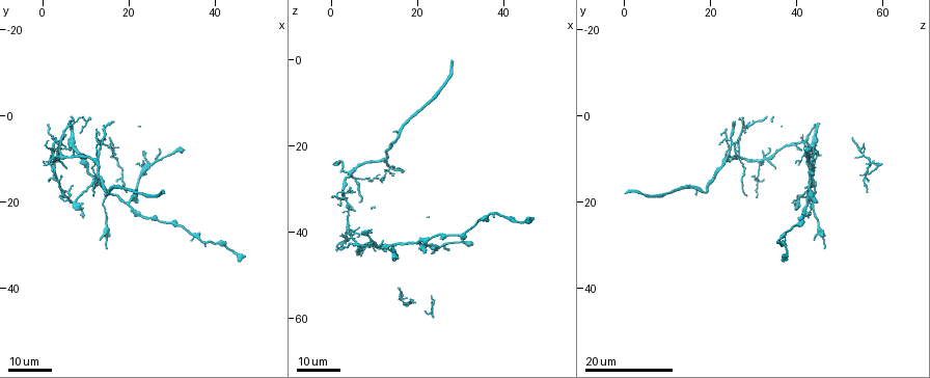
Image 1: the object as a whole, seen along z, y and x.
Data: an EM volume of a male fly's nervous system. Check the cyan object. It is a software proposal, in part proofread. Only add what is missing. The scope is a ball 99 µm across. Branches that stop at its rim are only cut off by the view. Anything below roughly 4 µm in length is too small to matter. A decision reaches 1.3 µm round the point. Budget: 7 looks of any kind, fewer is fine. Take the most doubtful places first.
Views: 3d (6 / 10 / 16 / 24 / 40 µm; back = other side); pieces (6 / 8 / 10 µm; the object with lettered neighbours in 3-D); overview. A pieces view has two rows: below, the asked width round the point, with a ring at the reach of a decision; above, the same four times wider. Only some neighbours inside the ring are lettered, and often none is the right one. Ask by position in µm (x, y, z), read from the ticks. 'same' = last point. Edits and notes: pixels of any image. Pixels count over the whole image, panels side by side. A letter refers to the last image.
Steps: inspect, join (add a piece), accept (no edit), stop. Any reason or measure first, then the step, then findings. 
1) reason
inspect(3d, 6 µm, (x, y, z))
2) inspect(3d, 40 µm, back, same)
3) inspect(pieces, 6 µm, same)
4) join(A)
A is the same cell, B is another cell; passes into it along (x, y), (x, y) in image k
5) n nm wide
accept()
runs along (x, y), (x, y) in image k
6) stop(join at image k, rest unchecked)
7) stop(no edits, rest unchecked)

free end
inspect(3d, 24 µm, (5.5, 12.0, 35.0))

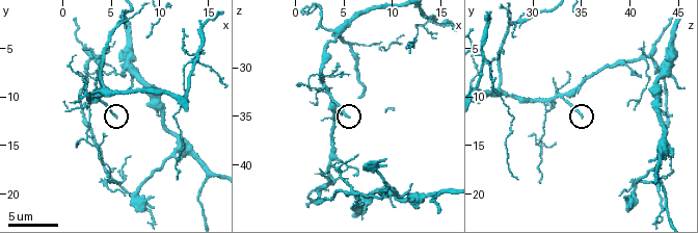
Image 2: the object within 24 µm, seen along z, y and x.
inspect(pieces, 6 µm, (5.4, 12.0, 35.2))

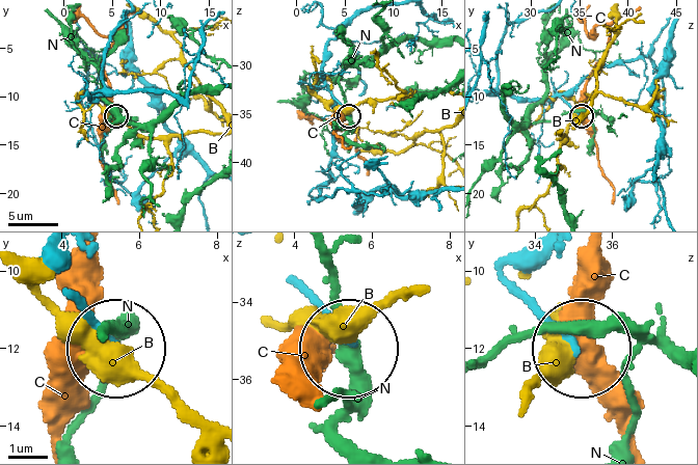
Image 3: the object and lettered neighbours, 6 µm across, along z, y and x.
160 nm wide
accept()
B, C and N are other cells; none of them fits

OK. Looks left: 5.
tapers out
inspect(3d, 16 µm, (9.5, 23.0, 43.0))

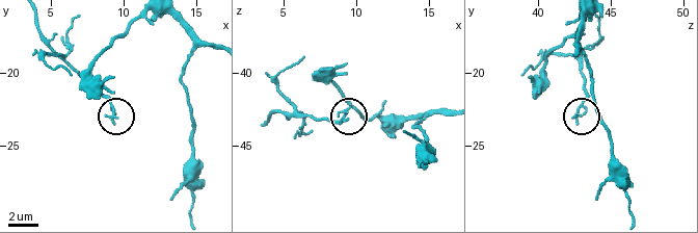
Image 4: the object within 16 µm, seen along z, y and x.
inspect(pieces, 10 µm, (9.4, 23.4, 42.8))

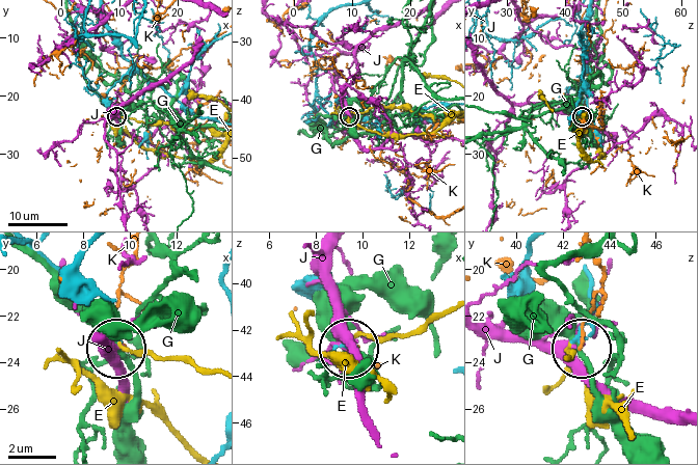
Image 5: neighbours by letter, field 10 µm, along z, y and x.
accept()
E, G, J and K are other cells; no lettered piece goes on from it

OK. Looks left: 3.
tapers out
inspect(pieces, 6 µm, (14.2, 5.2, 27.0))

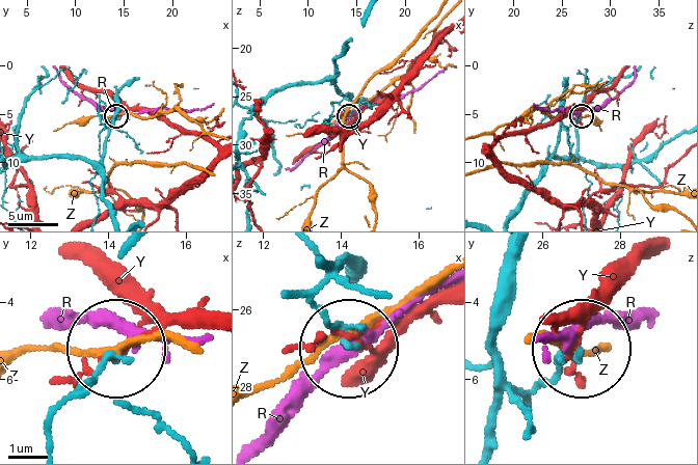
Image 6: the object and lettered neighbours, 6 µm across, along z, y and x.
accept()
R, Y and Z are other cells; runs along (250, 114), (283, 89), (327, 80), (349, 114) in image 6; none of them fits

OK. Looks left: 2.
free end
inspect(3d, 16 µm, (22.0, 20.0, 44.5))

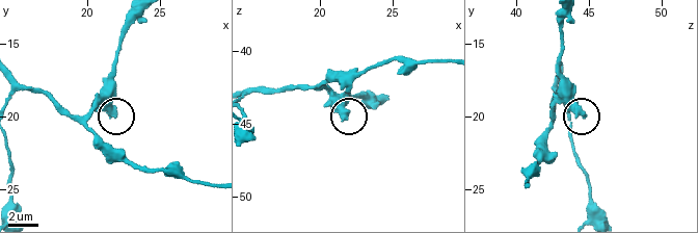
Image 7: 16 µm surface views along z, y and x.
inspect(pieces, 8 µm, (21.8, 19.6, 44.4))

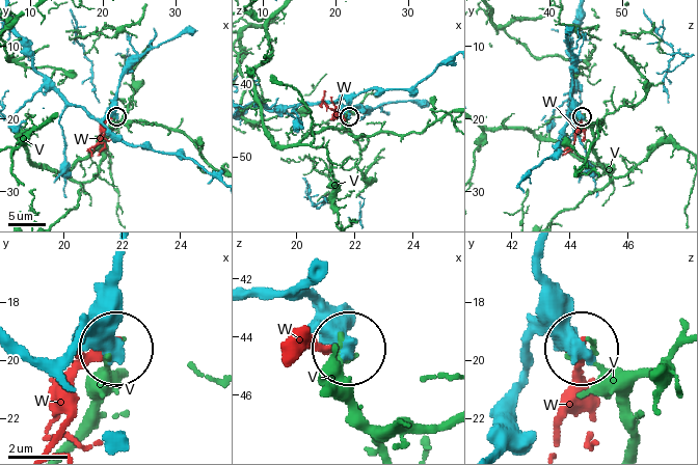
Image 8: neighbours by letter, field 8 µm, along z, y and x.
accept()
V and W are other cells; runs along (250, 293), (302, 296), (345, 343) in image 8; none of them fits

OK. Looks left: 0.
stop(no edits, rest unchecked)

